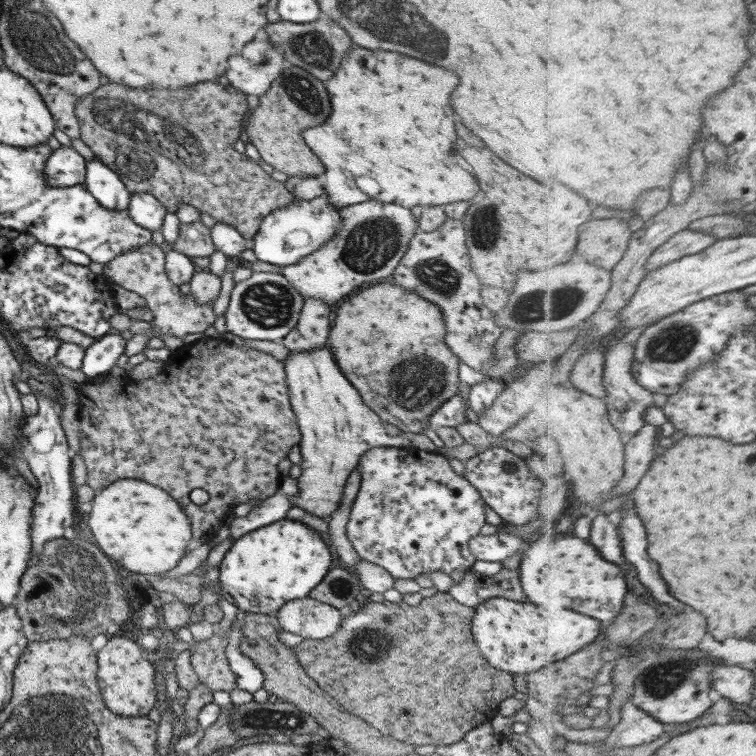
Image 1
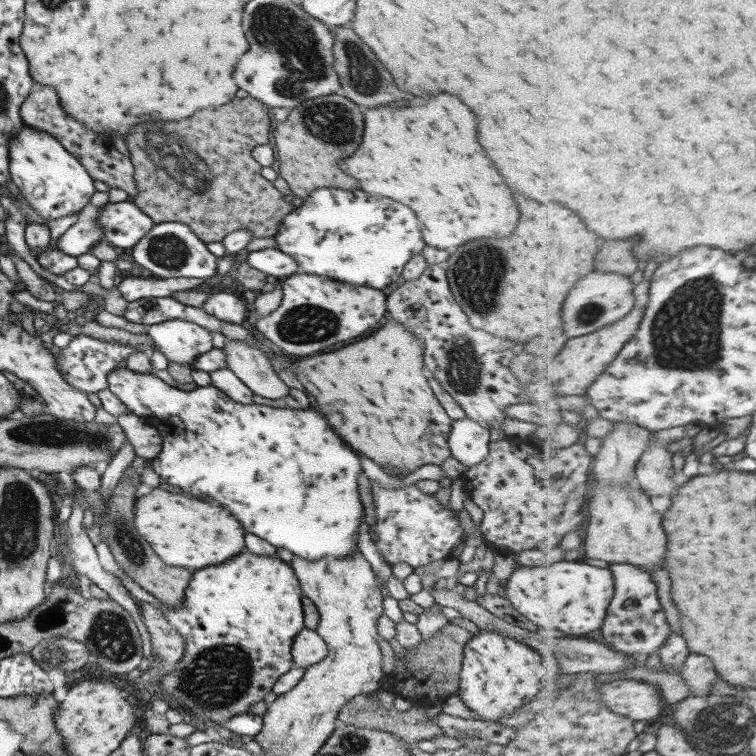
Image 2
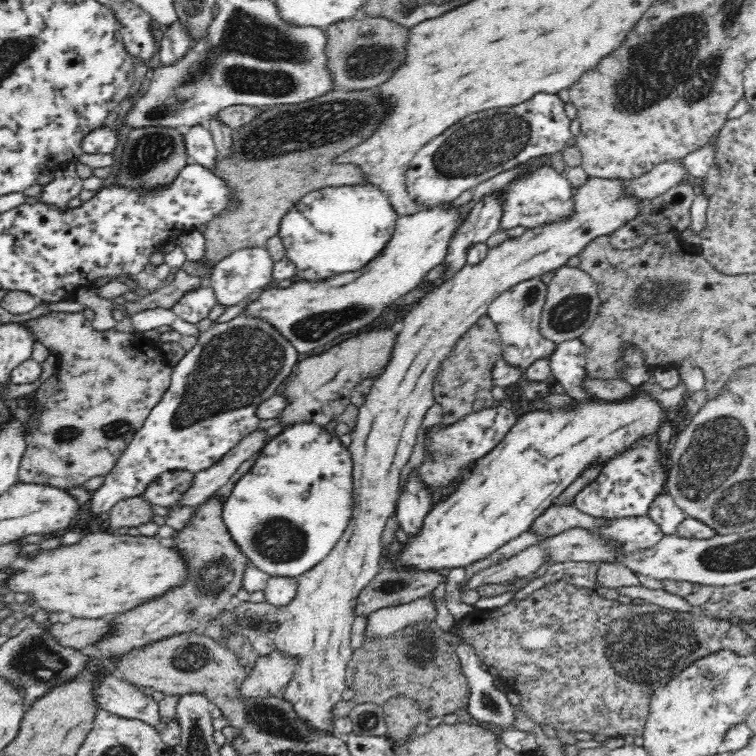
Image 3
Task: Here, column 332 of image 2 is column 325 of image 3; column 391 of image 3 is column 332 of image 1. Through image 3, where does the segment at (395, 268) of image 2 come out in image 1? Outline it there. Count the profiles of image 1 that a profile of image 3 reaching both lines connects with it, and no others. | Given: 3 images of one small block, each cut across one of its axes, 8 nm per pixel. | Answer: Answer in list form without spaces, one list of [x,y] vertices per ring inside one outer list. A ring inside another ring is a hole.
[[[325,192],[309,200],[295,198],[285,207],[271,211],[261,220],[251,238],[251,249],[256,260],[261,262],[281,267],[295,264],[311,252],[319,250],[327,240],[331,240],[333,232],[337,232],[341,224],[339,208],[329,203]]]

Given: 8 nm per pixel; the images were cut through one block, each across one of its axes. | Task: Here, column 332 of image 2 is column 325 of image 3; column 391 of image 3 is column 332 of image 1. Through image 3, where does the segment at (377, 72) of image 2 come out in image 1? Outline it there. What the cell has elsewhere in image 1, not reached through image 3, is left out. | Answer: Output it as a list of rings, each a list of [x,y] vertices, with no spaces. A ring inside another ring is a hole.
[[[325,17],[307,24],[293,24],[281,20],[272,22],[267,26],[266,34],[269,42],[283,51],[283,59],[288,65],[306,70],[317,80],[329,80],[329,76],[335,74],[337,66],[341,66],[345,54],[355,45],[341,25]]]

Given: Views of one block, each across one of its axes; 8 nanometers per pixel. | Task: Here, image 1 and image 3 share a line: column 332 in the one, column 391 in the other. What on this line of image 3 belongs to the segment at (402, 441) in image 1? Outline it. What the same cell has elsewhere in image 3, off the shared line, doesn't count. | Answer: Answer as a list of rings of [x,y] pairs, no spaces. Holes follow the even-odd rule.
[[[589,177],[582,187],[573,191],[576,214],[572,216],[572,220],[526,229],[525,233],[519,237],[510,237],[499,245],[490,246],[482,262],[473,265],[466,264],[454,274],[448,274],[444,282],[427,291],[418,304],[413,306],[408,316],[398,324],[400,330],[395,338],[391,359],[382,374],[372,384],[364,404],[358,408],[358,422],[352,433],[352,444],[348,449],[353,465],[353,506],[348,526],[332,548],[331,554],[328,554],[328,557],[325,557],[324,561],[315,568],[308,570],[308,573],[297,577],[296,596],[285,607],[279,608],[277,618],[280,624],[274,632],[270,632],[275,642],[276,652],[292,657],[296,661],[294,674],[290,682],[287,682],[283,698],[292,703],[296,714],[311,724],[314,730],[325,730],[332,733],[336,731],[333,720],[330,719],[331,709],[335,703],[344,700],[343,694],[347,690],[347,666],[351,663],[354,650],[350,645],[350,629],[357,616],[355,604],[359,592],[380,573],[379,559],[382,557],[380,540],[382,540],[383,528],[390,514],[396,509],[400,496],[400,474],[415,447],[417,431],[423,424],[426,412],[436,403],[433,383],[440,365],[450,354],[456,340],[462,337],[464,332],[468,332],[468,328],[476,324],[480,316],[487,314],[488,307],[505,290],[511,289],[512,286],[524,280],[530,280],[530,278],[559,269],[566,264],[568,258],[576,256],[594,238],[606,237],[612,234],[612,230],[633,220],[638,215],[638,206],[641,202],[628,197],[622,189],[622,184],[624,181],[621,180]]]

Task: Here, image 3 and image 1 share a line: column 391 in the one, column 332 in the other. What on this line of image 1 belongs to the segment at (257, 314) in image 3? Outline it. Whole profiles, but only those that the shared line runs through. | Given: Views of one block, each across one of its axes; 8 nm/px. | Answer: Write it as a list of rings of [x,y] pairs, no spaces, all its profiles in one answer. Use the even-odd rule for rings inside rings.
[[[369,200],[369,202],[341,207],[339,212],[342,216],[342,224],[337,228],[337,232],[333,232],[333,238],[327,240],[319,250],[311,252],[309,256],[301,258],[295,264],[281,267],[280,272],[302,297],[317,298],[326,304],[335,304],[345,296],[349,296],[351,292],[355,292],[357,288],[363,288],[373,282],[381,282],[383,278],[392,276],[399,259],[407,250],[411,237],[419,228],[410,214],[411,210],[397,204],[383,204]]]

